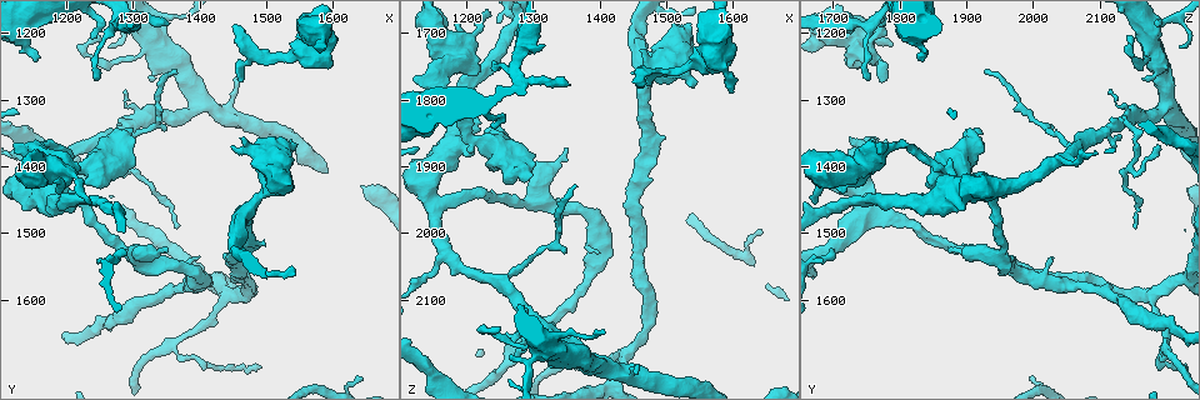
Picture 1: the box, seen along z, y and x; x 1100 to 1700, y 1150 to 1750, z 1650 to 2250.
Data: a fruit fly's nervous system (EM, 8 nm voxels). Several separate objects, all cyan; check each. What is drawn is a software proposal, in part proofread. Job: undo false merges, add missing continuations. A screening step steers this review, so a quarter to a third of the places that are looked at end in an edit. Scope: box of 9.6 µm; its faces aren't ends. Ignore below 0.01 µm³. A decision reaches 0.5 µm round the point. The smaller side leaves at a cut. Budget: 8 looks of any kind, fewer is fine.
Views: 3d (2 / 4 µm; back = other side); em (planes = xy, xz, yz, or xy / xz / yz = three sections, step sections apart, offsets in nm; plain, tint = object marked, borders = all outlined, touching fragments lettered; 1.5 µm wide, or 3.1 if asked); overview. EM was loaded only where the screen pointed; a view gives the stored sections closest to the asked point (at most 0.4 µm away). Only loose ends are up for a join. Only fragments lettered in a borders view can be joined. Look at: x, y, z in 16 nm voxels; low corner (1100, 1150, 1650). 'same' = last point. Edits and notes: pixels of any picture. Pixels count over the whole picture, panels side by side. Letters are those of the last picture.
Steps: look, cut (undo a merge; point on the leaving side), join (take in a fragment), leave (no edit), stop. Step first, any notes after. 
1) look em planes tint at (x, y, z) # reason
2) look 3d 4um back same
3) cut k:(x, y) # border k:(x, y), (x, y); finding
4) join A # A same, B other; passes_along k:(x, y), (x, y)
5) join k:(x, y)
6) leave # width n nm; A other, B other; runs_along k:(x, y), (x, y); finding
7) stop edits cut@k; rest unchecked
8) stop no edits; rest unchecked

look 3d 4um at (1600, 1215, 1790) # an open end

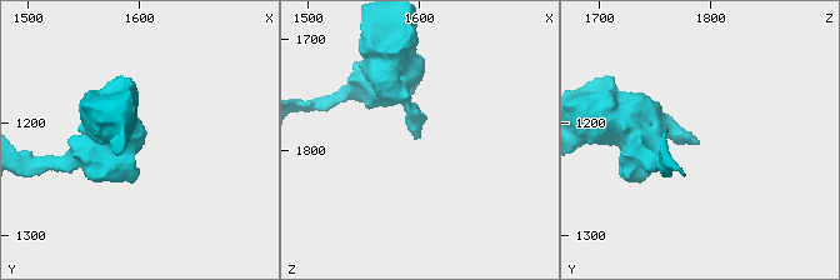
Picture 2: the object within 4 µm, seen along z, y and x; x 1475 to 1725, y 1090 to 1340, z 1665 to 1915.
look em xz step 8 tint at (1598, 1218, 1790)

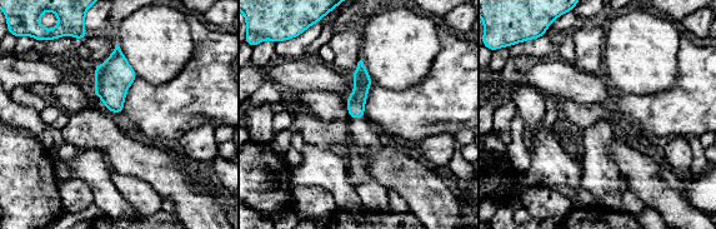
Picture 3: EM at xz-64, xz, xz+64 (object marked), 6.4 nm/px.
look em xz step 8 borders same

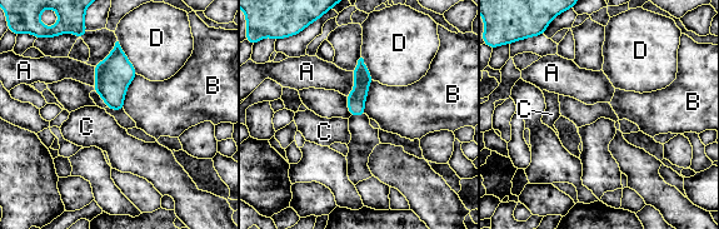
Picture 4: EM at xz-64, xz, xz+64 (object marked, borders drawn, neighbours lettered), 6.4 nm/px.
leave # width 120 nm; A other, B other, C other, D other; runs_along 4:(360, 63), (360, 93), (353, 113); no lettered fragment goes on from it

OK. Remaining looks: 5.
look em planes borders at (1540, 1360, 1775) # an open end

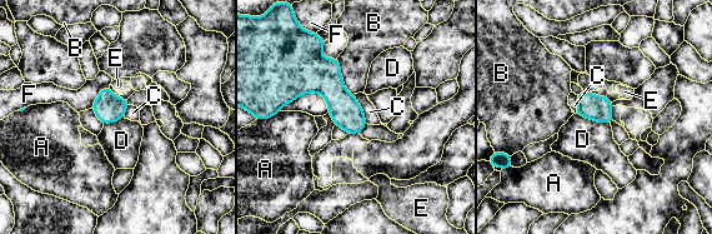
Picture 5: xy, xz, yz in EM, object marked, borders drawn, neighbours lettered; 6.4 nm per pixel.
leave # A other, B other, C other, D other, E other, F other; no lettered fragment goes on from it

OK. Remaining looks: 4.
look em planes borders at (1265, 1370, 1925)

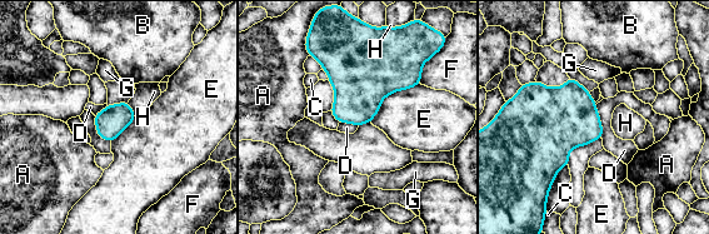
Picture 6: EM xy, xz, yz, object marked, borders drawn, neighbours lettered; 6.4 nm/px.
leave # A other, B other, C other, D other, E other, F other, G other, H other; border 6:(595, 104), (602, 125), (602, 138); no lettered fragment goes on from it

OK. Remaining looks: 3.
stop no edits; rest unchecked

